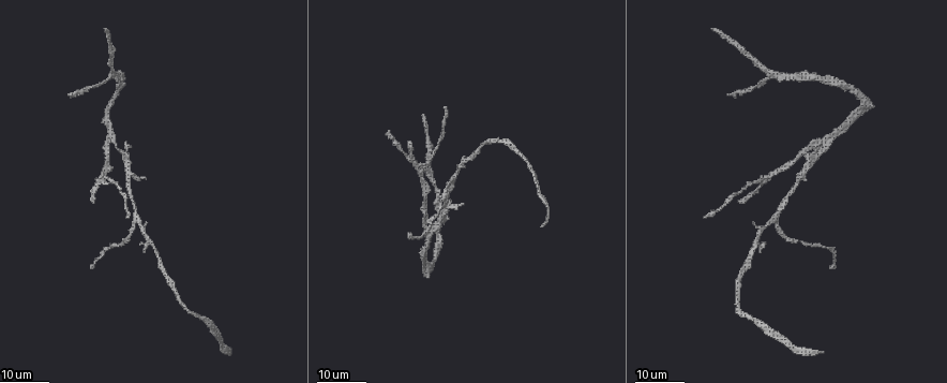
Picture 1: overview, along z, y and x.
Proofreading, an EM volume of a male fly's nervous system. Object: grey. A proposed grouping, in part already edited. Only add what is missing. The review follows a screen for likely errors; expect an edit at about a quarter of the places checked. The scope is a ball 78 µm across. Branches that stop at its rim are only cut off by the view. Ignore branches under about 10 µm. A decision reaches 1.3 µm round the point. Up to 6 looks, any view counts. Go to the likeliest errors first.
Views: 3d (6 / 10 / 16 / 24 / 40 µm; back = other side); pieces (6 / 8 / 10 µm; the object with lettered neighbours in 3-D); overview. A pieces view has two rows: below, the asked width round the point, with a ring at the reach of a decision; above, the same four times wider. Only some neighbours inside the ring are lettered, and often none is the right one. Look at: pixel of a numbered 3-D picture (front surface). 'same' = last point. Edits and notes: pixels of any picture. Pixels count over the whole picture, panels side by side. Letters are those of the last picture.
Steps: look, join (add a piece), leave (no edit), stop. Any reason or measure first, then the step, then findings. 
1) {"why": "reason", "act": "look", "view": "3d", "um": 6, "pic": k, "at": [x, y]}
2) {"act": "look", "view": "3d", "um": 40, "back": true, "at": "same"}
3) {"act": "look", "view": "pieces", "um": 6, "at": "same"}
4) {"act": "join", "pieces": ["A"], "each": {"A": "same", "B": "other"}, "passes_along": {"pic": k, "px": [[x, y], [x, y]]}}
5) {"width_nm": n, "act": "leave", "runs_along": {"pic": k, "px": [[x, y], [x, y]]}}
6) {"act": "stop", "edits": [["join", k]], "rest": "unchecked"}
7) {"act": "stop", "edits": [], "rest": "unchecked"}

{"act": "look", "view": "3d", "um": 16, "pic": 1, "at": [145, 177]}

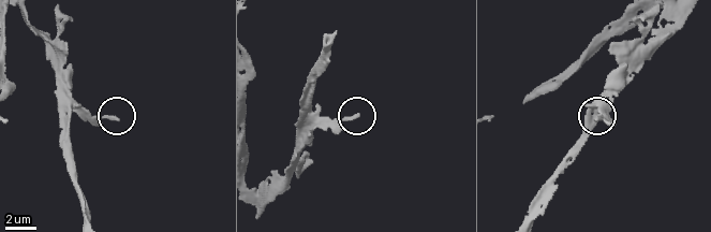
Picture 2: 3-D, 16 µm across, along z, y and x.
{"act": "look", "view": "pieces", "um": 8, "pic": 2, "at": [356, 113]}

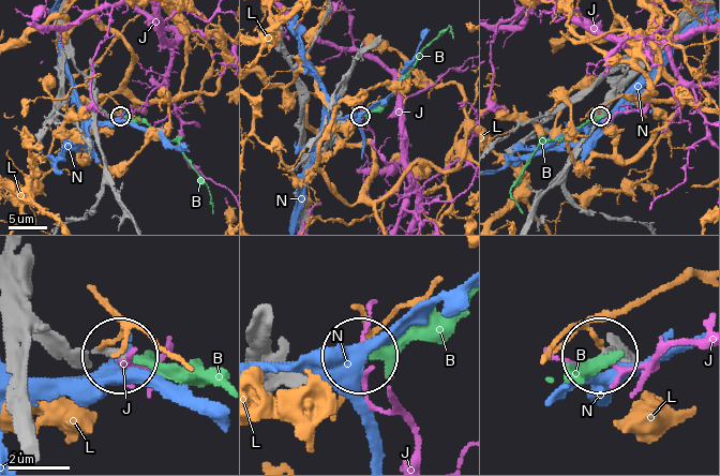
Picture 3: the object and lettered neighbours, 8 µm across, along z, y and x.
{"act": "join", "pieces": ["B"], "each": {"B": "same", "J": "other", "L": "other", "N": "other"}, "found": "it goes on there"}

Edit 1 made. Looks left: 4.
{"why": "free end", "act": "look", "view": "3d", "um": 16, "pic": 1, "at": [408, 142]}

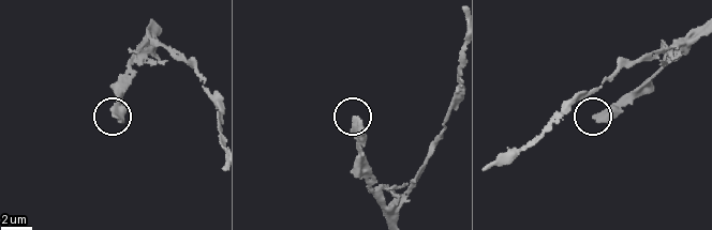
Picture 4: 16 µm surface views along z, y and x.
{"act": "look", "view": "pieces", "um": 10, "pic": 4, "at": [355, 117]}

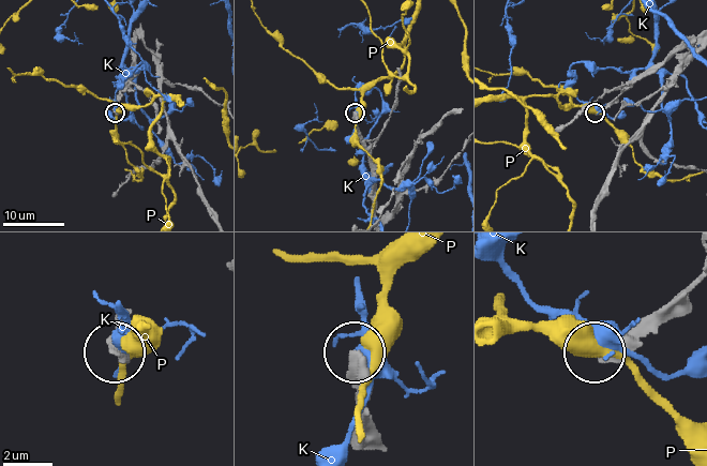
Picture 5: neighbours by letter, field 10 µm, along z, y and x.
{"width_nm": 310, "act": "leave", "each": {"K": "other", "P": "other"}, "found": "none of them fits"}

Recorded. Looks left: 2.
{"why": "free end", "act": "look", "view": "3d", "um": 24, "pic": 1, "at": [72, 94]}

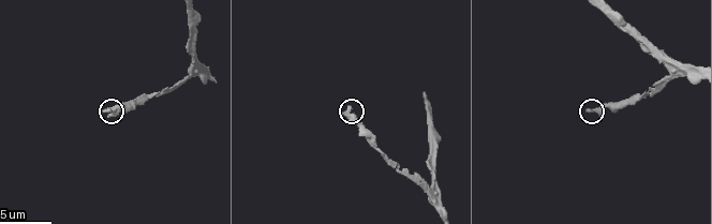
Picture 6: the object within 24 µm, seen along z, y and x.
{"act": "look", "view": "pieces", "um": 8, "pic": 6, "at": [351, 108]}

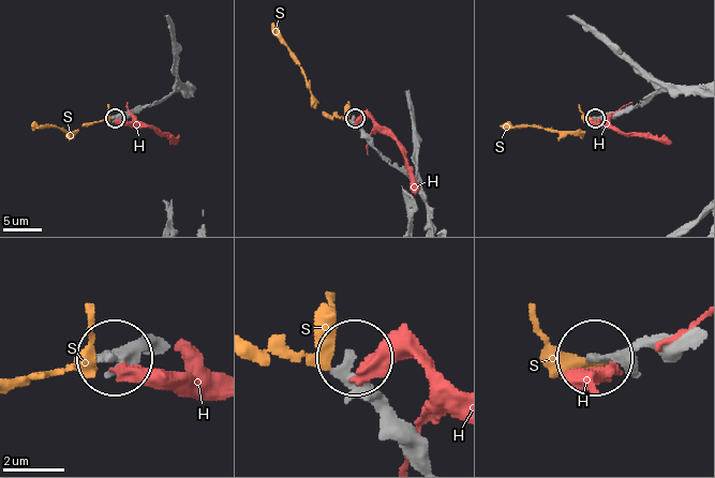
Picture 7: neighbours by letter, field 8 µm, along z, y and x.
{"act": "join", "pieces": ["S"], "each": {"H": "other", "S": "same"}, "found": "it goes on there"}

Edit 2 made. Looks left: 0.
{"act": "stop", "edits": [["join", 3], ["join", 7]], "rest": "unchecked"}

